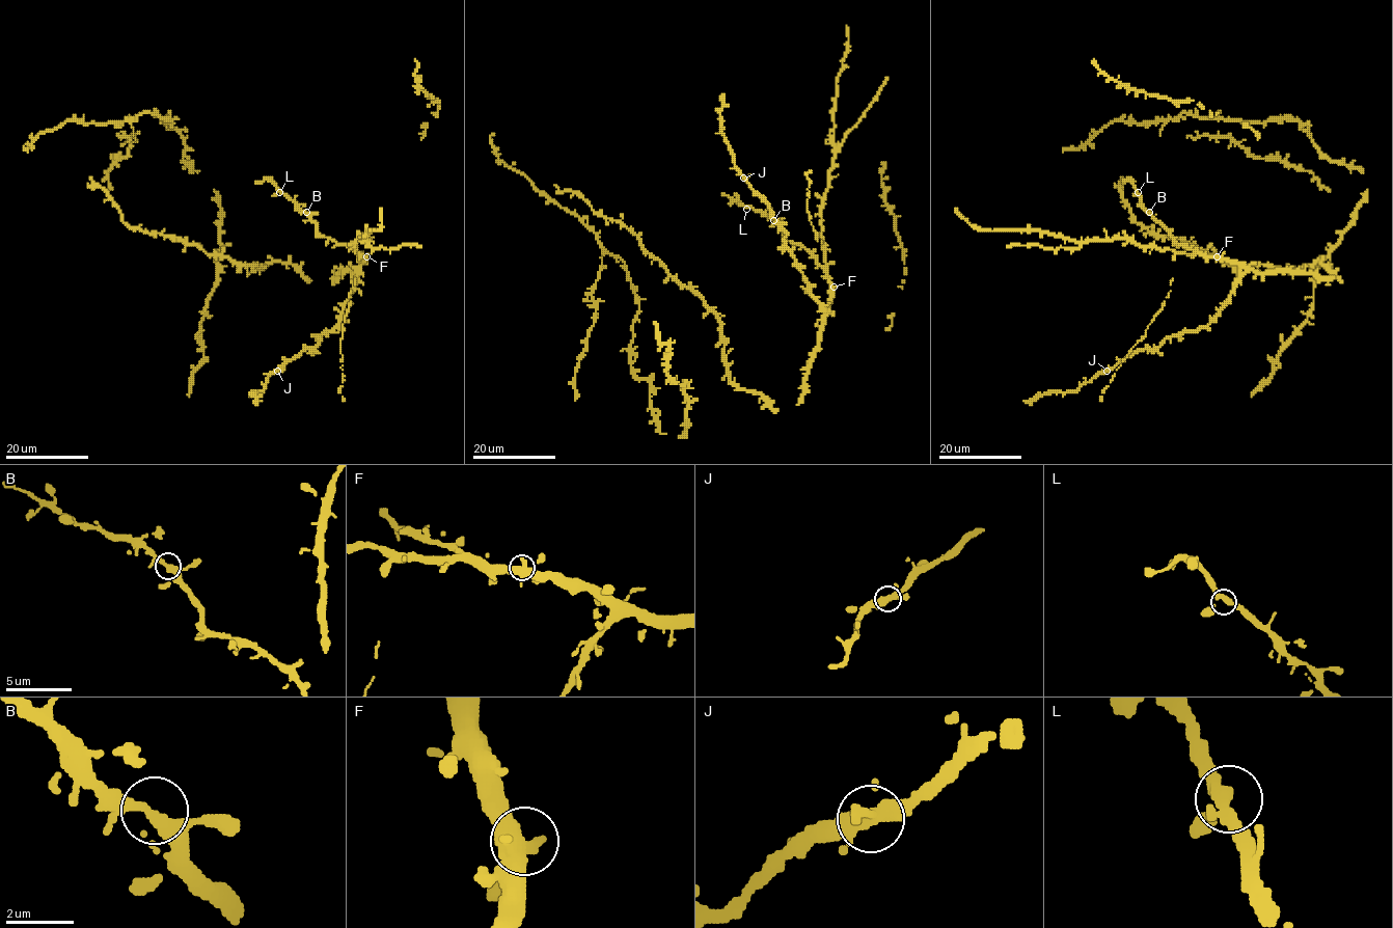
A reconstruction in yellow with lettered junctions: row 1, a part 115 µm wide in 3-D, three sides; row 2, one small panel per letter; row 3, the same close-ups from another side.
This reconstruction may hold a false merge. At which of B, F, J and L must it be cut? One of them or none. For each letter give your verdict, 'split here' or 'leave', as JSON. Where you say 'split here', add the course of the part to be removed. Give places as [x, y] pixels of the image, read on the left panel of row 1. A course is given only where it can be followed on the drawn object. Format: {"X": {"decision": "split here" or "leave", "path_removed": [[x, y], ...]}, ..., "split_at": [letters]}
{"B": {"decision": "leave"}, "F": {"decision": "leave"}, "J": {"decision": "leave"}, "L": {"decision": "leave"}, "split_at": []}

